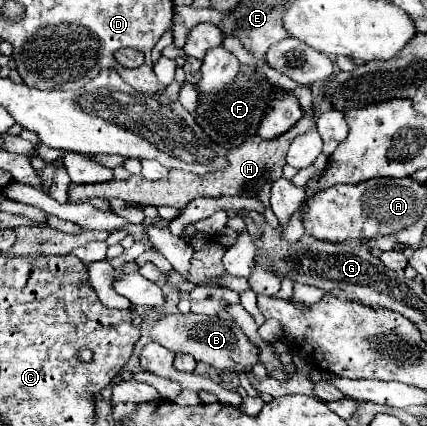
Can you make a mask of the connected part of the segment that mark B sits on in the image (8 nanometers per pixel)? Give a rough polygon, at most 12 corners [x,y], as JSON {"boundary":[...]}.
{"boundary":[[167,314],[149,336],[173,352],[249,372],[259,350],[233,320]]}

